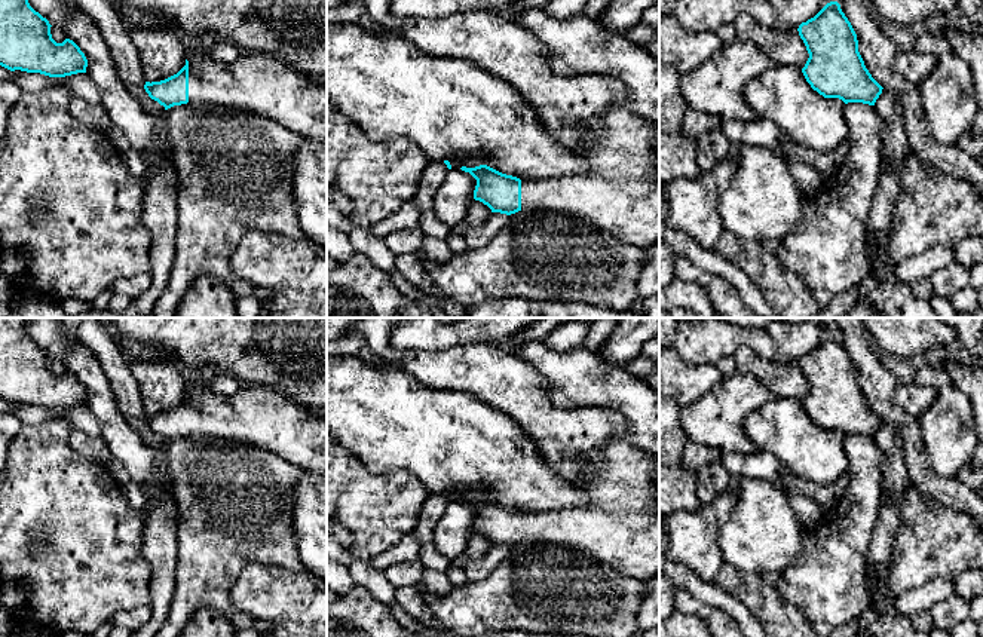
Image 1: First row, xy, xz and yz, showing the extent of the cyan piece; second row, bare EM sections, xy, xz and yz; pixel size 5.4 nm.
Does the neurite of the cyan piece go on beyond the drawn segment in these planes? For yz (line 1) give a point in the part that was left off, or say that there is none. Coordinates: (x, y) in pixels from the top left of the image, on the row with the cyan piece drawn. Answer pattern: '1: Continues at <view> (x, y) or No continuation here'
1: No continuation here

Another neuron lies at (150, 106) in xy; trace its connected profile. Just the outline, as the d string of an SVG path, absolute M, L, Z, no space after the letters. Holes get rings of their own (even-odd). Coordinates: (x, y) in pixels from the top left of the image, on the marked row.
M76 0L76 3L101 31L119 79L137 97L143 108L156 117L157 135L166 140L166 110L157 101L151 99L144 89L146 79L141 58L119 13L111 7L110 0Z

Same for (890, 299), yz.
M885 245L873 249L876 263L881 266L875 275L885 279L870 294L869 301L878 318L938 318L928 300L921 300L912 293L912 287L892 278L894 266L889 264Z

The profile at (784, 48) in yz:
M748 13L734 21L737 37L756 45L774 65L803 68L809 53L797 30L766 27Z

